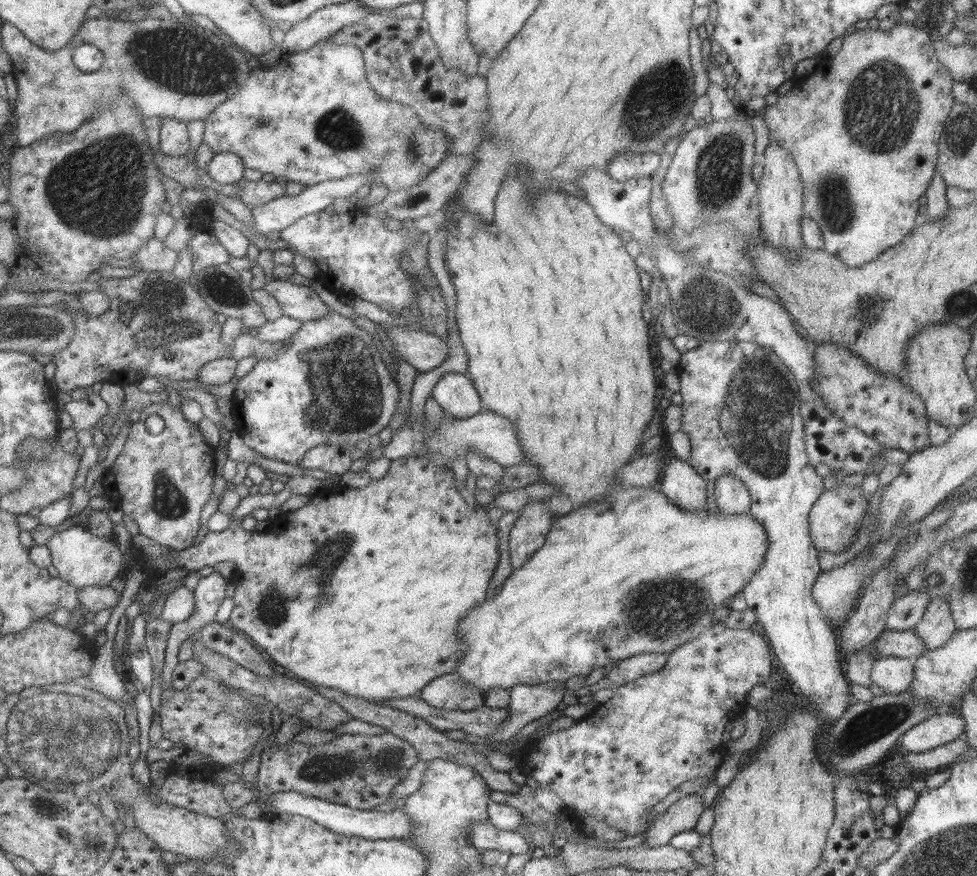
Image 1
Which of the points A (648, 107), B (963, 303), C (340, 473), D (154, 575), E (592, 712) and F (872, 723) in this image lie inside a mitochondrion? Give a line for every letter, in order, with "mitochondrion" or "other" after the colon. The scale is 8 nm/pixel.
A: mitochondrion
B: mitochondrion
C: other
D: other
E: other
F: mitochondrion

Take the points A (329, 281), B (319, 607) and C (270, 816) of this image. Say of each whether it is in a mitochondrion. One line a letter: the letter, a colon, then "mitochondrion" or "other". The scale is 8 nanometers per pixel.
A: other
B: mitochondrion
C: other

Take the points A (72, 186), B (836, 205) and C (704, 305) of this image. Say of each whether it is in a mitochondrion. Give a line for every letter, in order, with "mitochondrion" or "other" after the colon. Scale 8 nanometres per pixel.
A: mitochondrion
B: mitochondrion
C: mitochondrion

